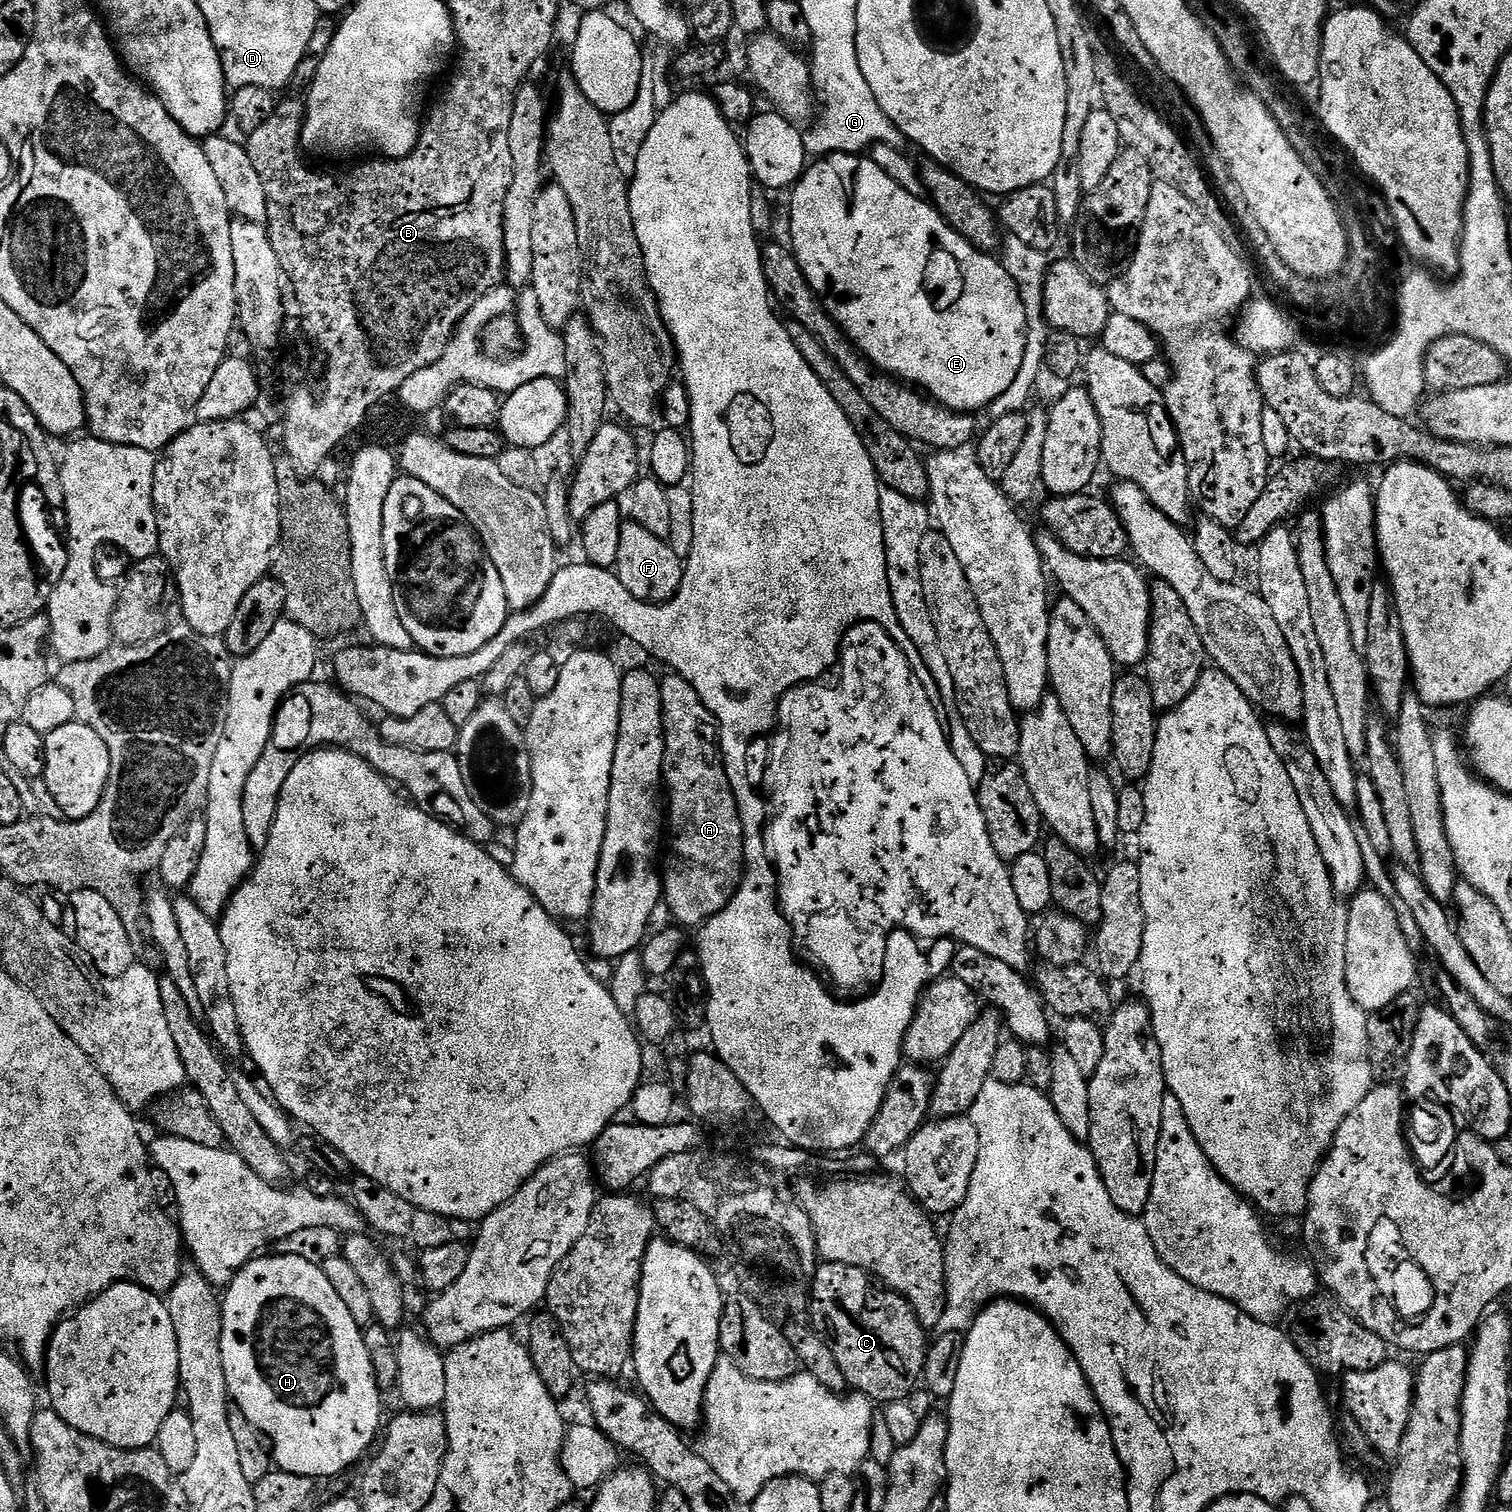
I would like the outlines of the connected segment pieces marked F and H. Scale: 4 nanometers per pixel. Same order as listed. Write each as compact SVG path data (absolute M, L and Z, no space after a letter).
M625 523L618 546L615 573L620 577L622 586L634 594L634 598L646 600L649 604L663 604L672 600L684 580L685 561L672 549L669 541L650 534L641 524Z
M261 1254L236 1272L234 1279L227 1281L225 1291L222 1296L222 1303L224 1305L224 1317L222 1318L222 1370L226 1370L226 1386L228 1387L228 1394L231 1403L235 1407L242 1410L242 1414L246 1414L246 1418L250 1418L250 1422L254 1422L254 1426L258 1426L258 1430L264 1433L265 1437L270 1441L271 1450L274 1457L274 1464L279 1471L289 1472L290 1474L306 1475L313 1478L321 1478L320 1476L340 1476L347 1470L351 1464L356 1464L364 1456L364 1451L371 1446L375 1445L378 1440L378 1433L382 1428L382 1420L380 1424L380 1393L382 1388L377 1383L375 1376L375 1368L372 1365L372 1354L370 1347L365 1340L365 1333L362 1331L362 1326L358 1322L354 1322L354 1314L350 1314L350 1310L346 1306L346 1302L342 1302L342 1298L338 1296L338 1290L334 1290L334 1286L330 1284L330 1278L326 1278L323 1267L319 1263L315 1264L312 1260L307 1260L304 1256L268 1256L269 1254Z

